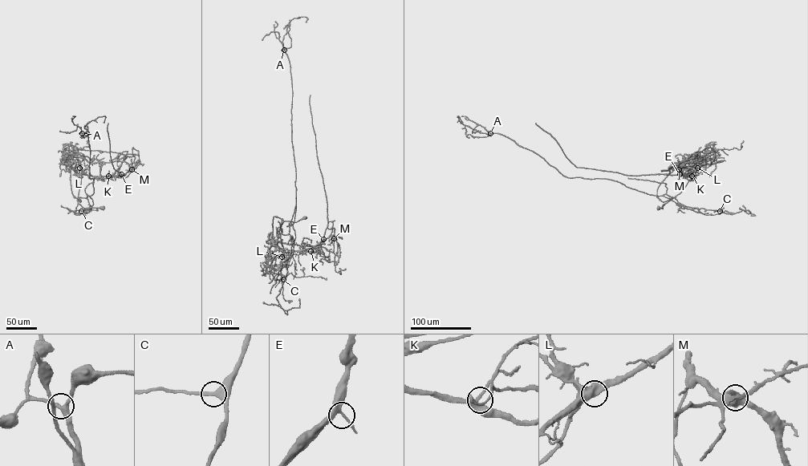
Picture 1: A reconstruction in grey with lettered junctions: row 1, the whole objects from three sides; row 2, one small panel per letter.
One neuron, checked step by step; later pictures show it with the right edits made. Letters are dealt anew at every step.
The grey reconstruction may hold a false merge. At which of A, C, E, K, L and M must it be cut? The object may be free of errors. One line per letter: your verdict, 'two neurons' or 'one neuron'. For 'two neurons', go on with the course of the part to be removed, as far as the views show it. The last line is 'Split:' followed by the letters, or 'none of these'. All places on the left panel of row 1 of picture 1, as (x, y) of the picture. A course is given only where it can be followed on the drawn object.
A: one neuron
C: one neuron
E: one neuron
K: one neuron
L: two neurons; course (79, 168), (81, 173), (93, 176), (125, 175), (113, 167), (108, 123)
M: one neuron
Split: L

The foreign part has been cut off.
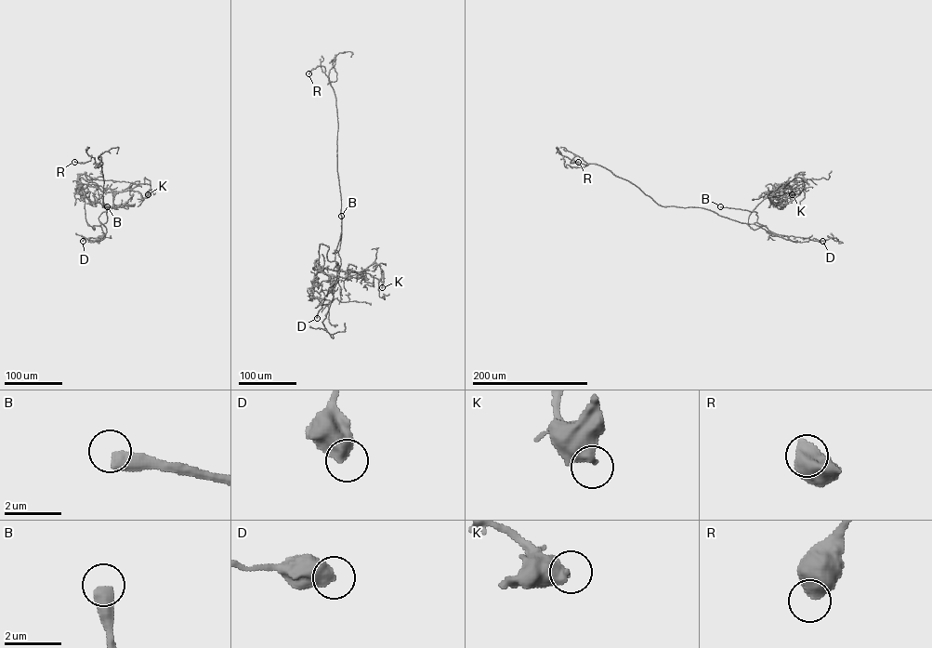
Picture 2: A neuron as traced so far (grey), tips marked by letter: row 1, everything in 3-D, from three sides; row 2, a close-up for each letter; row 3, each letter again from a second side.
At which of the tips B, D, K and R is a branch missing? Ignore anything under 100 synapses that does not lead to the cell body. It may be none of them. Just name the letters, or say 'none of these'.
B

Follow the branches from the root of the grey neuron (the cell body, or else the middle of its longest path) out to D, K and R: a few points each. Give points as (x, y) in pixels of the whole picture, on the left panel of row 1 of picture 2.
D: (107, 219), (104, 224), (100, 222), (103, 233), (98, 239), (93, 242), (86, 238), (83, 241)
K: (107, 219), (93, 225), (95, 230), (87, 223), (86, 186), (106, 191), (137, 191), (142, 197), (148, 194)
R: (107, 219), (107, 208), (103, 206), (101, 165), (95, 163), (91, 155), (89, 161), (74, 162)

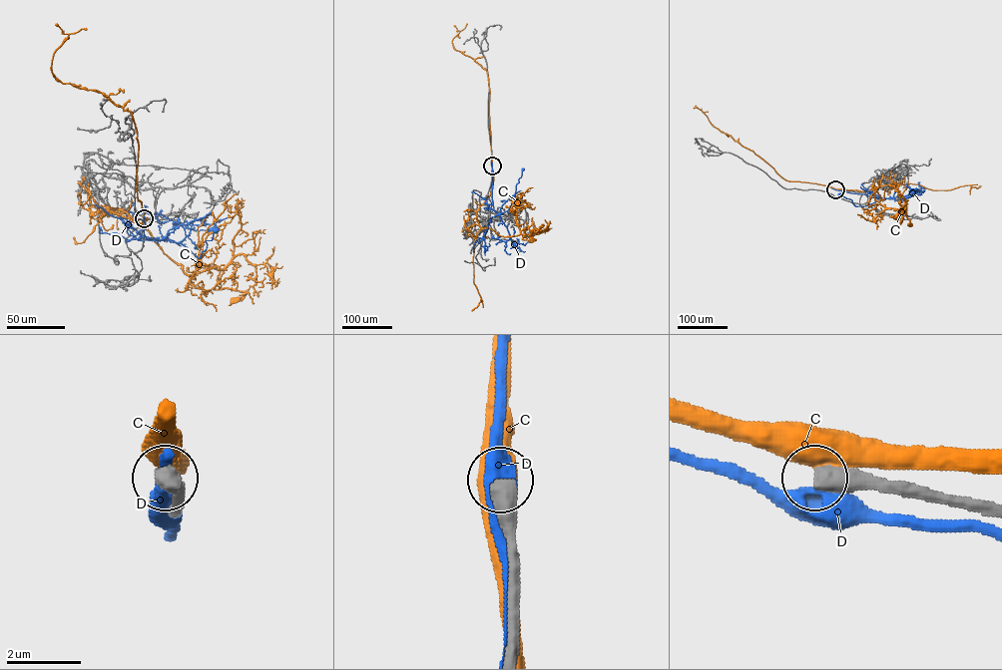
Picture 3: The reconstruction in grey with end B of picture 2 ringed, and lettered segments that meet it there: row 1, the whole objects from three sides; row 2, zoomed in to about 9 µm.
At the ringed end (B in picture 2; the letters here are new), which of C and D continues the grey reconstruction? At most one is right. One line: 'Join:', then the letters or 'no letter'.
Join: no letter

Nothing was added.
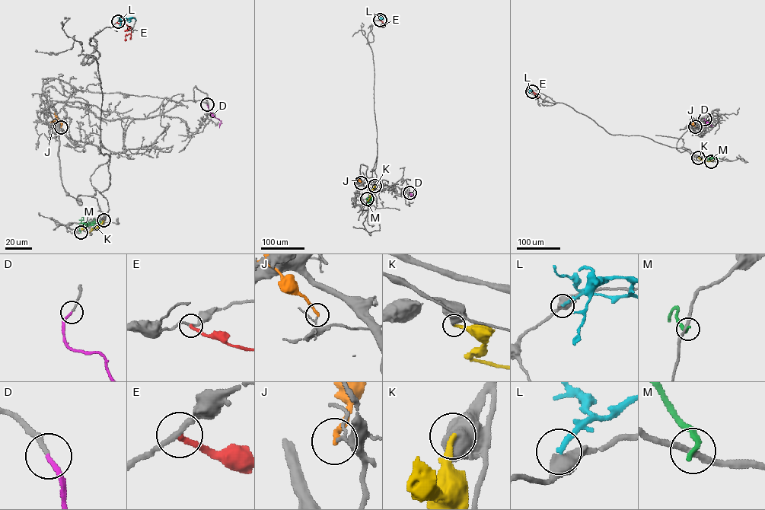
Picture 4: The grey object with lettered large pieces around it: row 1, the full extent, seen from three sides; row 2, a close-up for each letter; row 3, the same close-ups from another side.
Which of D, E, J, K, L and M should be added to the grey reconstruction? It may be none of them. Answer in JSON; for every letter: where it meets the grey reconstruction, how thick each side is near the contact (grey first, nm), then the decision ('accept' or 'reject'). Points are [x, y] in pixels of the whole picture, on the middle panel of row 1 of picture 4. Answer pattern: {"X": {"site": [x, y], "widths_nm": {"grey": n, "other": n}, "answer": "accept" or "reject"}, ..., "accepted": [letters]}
{"D": {"site": [409, 192], "widths_nm": {"grey": 200, "other": 200}, "answer": "accept"}, "E": {"site": [379, 20], "widths_nm": {"grey": 200, "other": 280}, "answer": "reject"}, "J": {"site": [361, 183], "widths_nm": {"grey": 100, "other": 240}, "answer": "reject"}, "K": {"site": [374, 186], "widths_nm": {"grey": 600, "other": 240}, "answer": "accept"}, "L": {"site": [380, 20], "widths_nm": {"grey": 500, "other": 220}, "answer": "reject"}, "M": {"site": [367, 199], "widths_nm": {"grey": 240, "other": 240}, "answer": "reject"}, "accepted": ["D", "K"]}

